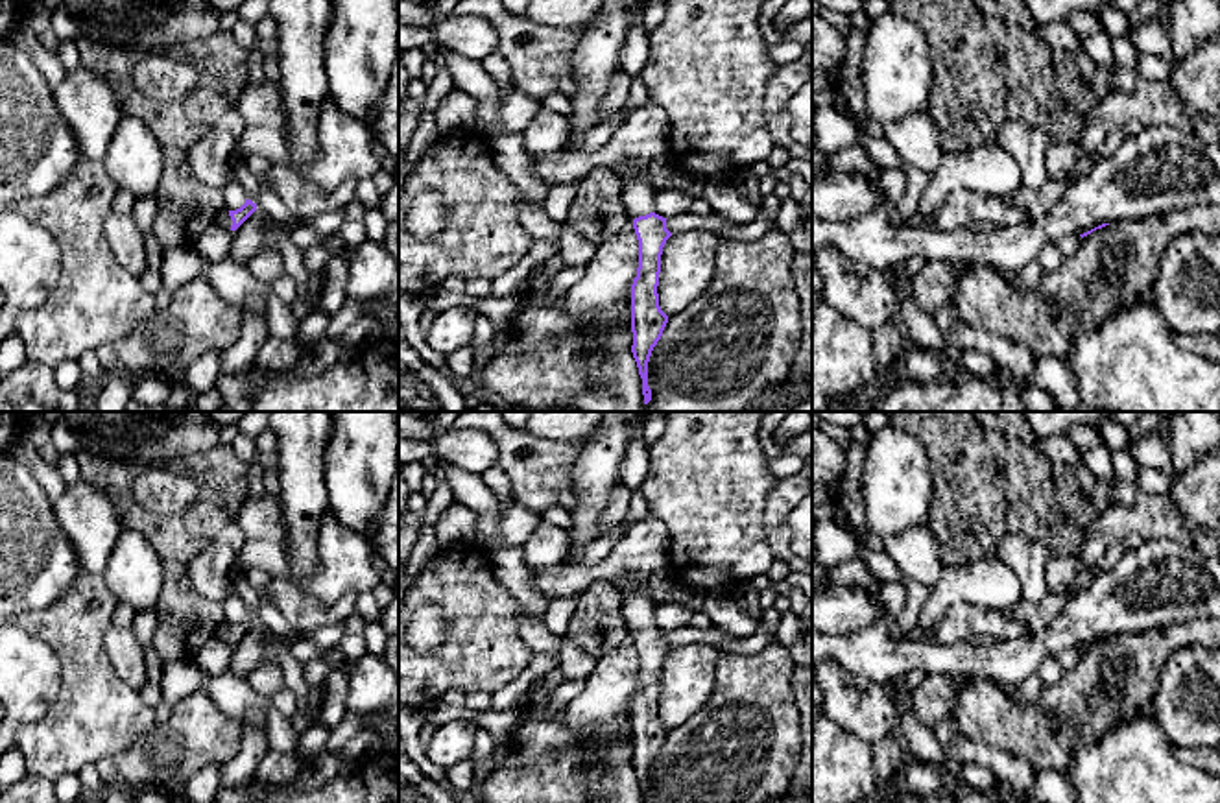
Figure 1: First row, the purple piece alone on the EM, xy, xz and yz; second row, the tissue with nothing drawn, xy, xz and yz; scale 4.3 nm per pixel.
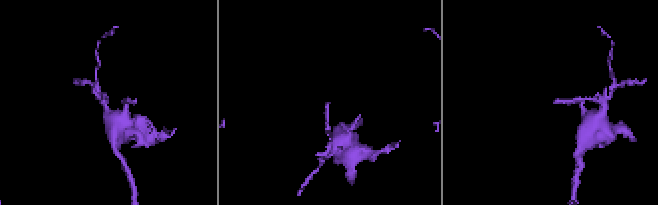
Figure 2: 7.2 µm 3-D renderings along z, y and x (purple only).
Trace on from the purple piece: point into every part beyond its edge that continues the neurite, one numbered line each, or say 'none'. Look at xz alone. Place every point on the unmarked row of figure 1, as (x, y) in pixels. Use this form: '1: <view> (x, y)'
1: xz (643, 552)

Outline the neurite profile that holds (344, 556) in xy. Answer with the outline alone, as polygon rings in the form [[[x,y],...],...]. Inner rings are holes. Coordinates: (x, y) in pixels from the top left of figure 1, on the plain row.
[[[330,509],[321,517],[316,548],[317,569],[299,591],[325,607],[345,593],[373,593],[384,578],[373,567],[373,543],[343,526]]]

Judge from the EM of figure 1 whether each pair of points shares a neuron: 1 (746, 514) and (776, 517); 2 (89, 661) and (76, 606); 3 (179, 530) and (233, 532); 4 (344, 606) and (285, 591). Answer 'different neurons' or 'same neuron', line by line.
1: different neurons
2: same neuron
3: different neurons
4: same neuron

